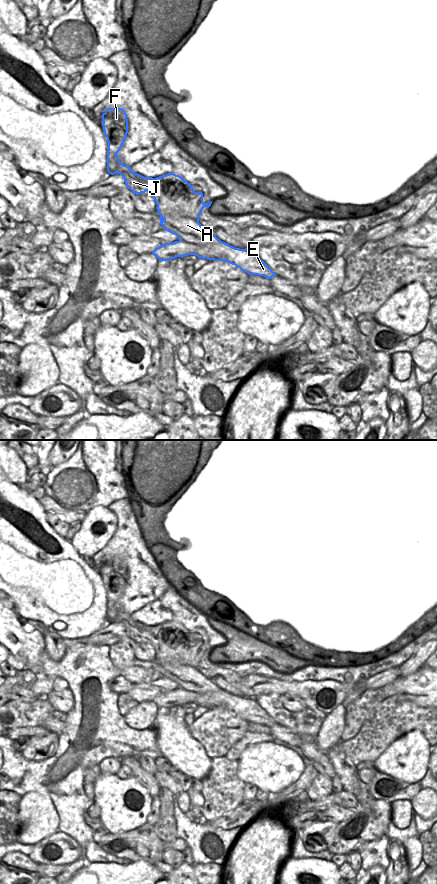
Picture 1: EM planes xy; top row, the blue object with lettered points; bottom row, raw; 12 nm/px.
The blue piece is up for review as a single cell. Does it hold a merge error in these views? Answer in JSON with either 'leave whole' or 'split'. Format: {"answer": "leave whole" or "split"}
{"answer": "split"}

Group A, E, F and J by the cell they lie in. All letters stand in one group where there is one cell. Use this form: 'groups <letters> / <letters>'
groups A F J / E

